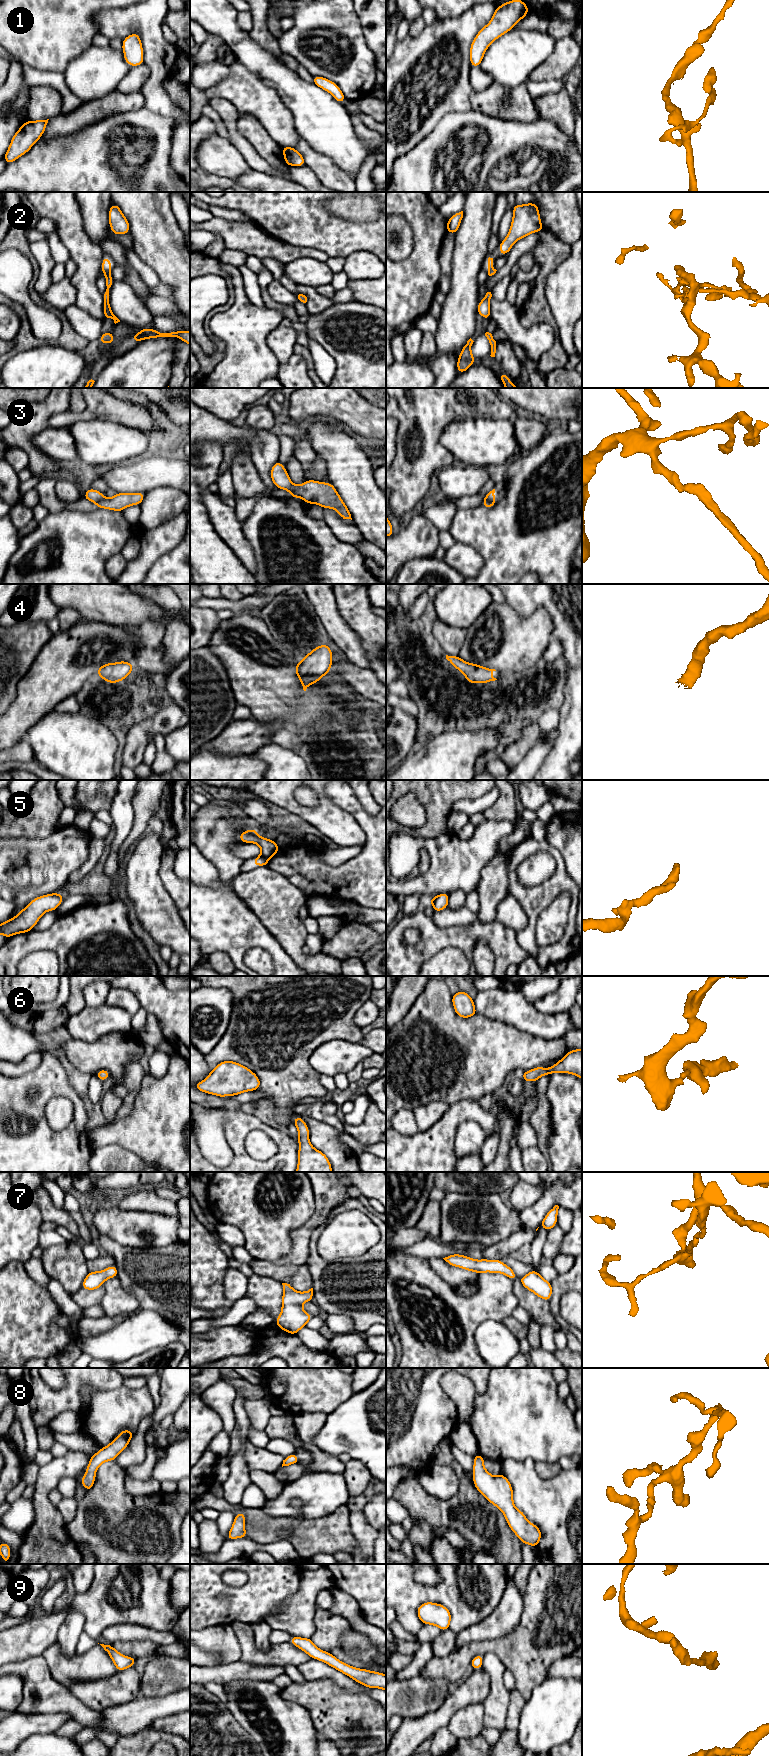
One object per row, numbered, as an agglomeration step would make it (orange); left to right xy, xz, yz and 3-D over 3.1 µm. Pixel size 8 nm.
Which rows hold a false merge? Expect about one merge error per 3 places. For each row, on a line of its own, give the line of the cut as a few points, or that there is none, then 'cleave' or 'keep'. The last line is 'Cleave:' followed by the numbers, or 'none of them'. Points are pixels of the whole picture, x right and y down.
1: cut none; keep
2: cut xy (103, 271), (108, 273); cleave
3: cut xz (293, 484), (293, 493), (296, 496); cleave
4: cut none; keep
5: cut none; keep
6: cut none; keep
7: cut none; keep
8: cut none; keep
9: cut none; keep
Cleave: 2, 3

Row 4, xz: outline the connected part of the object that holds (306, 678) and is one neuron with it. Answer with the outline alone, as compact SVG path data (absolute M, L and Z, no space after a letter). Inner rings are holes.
M323 644L314 648L305 655L300 663L295 666L295 672L301 682L303 690L313 683L318 682L328 674L332 666L333 653L328 645Z

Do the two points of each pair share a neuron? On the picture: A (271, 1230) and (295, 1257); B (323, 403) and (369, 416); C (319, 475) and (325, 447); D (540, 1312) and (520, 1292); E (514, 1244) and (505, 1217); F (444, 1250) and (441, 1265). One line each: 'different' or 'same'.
A: different
B: same
C: different
D: same
E: different
F: different

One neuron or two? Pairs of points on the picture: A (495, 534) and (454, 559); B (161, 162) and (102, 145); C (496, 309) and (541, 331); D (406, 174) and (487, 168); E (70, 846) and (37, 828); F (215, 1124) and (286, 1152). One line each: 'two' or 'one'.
A: two
B: one
C: one
D: one
E: two
F: two

